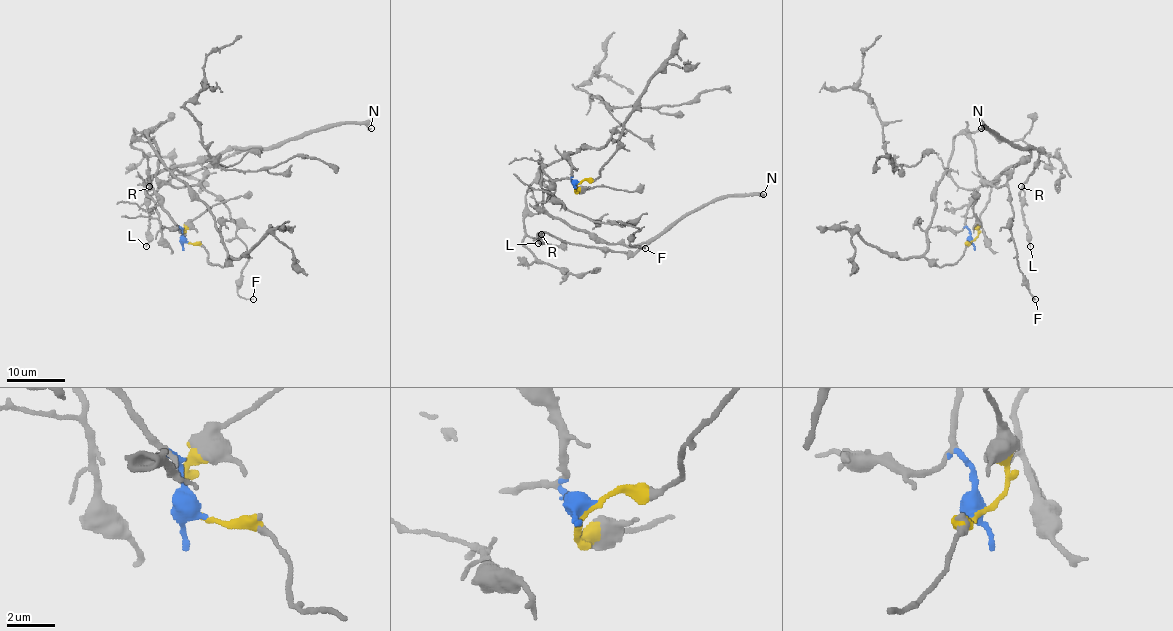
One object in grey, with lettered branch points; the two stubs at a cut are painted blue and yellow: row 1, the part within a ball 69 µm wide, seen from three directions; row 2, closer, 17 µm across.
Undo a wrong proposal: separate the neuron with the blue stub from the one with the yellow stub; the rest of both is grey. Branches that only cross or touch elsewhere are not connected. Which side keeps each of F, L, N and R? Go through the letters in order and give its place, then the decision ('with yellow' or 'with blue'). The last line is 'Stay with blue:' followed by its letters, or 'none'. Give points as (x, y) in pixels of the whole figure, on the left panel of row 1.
F: place (253, 299); with yellow
L: place (146, 246); with blue
N: place (371, 128); with blue
R: place (149, 186); with blue
Stay with blue: L, N, R

